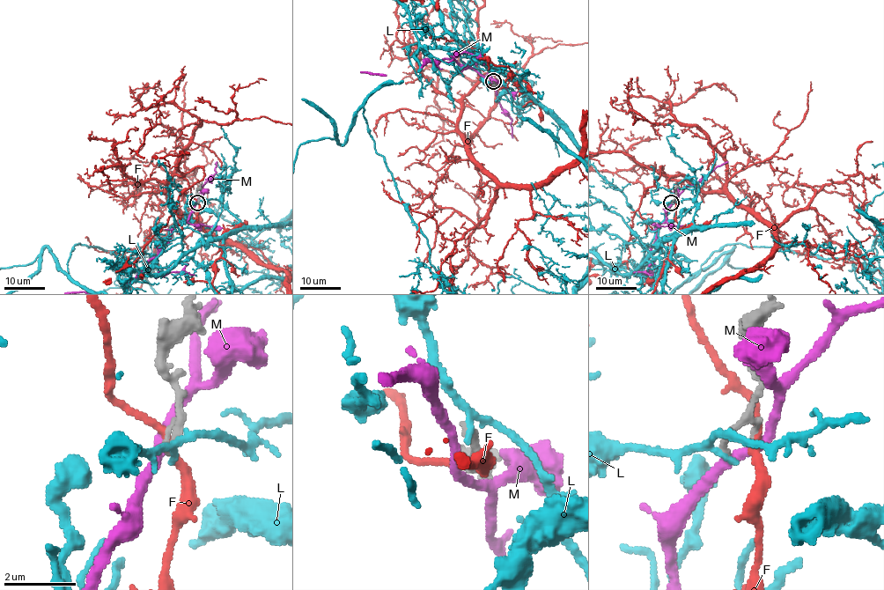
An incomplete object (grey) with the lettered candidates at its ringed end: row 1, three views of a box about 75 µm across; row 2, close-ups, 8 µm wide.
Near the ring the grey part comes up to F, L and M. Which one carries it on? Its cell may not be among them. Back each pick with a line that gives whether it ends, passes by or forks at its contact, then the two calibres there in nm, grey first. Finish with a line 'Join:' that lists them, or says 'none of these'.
Join: none of these

